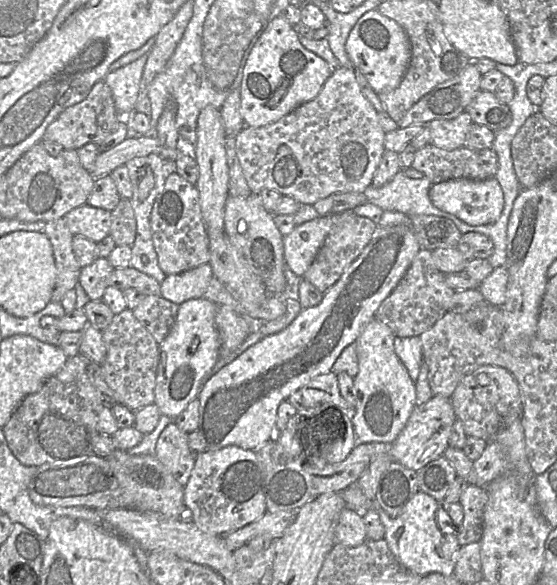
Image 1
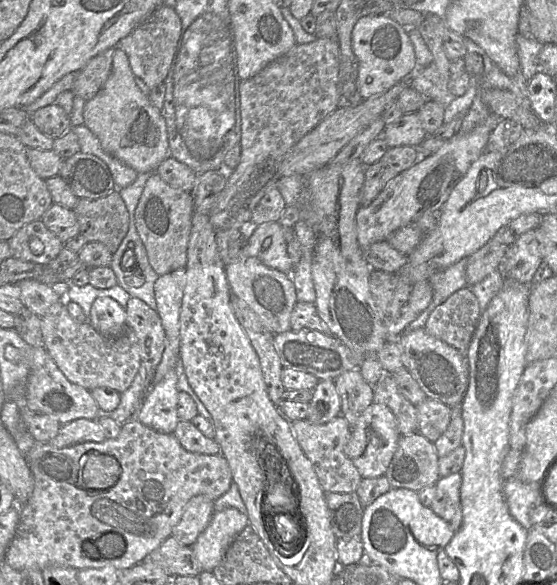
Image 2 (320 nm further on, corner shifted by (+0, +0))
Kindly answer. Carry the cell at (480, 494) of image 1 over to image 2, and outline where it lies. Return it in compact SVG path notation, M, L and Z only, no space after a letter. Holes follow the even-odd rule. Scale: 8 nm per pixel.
M461 471L446 477L441 477L437 483L436 495L430 508L441 517L456 532L462 524L462 509L460 502Z

